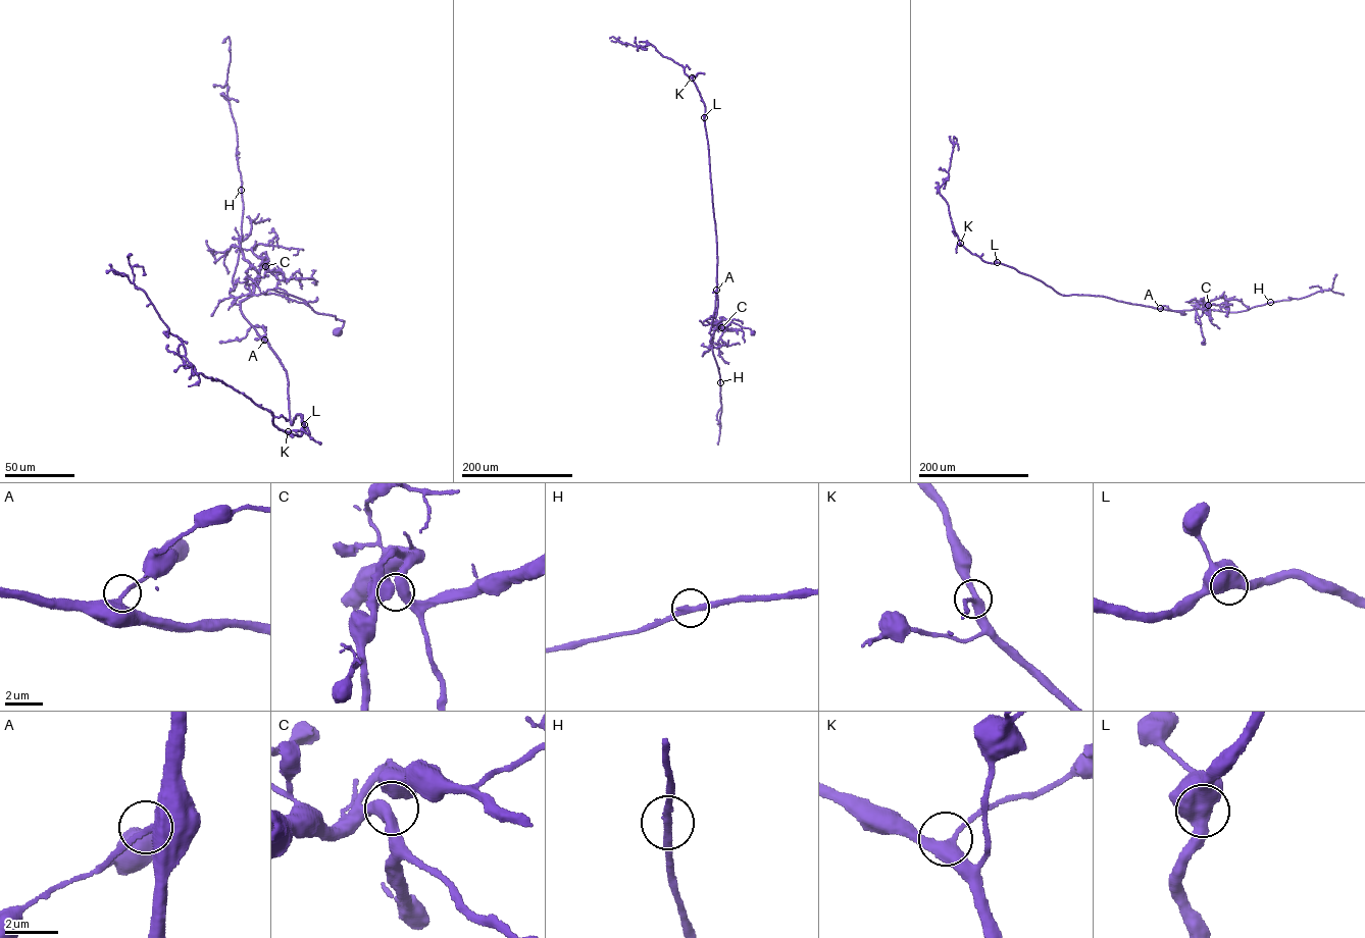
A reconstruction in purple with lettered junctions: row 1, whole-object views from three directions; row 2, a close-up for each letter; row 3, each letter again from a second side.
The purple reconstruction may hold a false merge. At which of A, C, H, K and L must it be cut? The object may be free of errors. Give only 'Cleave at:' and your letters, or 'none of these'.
Cleave at: none of these

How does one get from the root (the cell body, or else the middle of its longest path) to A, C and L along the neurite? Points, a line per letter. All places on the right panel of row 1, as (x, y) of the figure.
A: (1203, 344), (1200, 320), (1194, 307), (1198, 307), (1178, 311), (1160, 308)
C: (1203, 344), (1200, 320), (1194, 307), (1208, 305)
L: (1203, 344), (1200, 320), (1194, 307), (1198, 307), (1169, 310), (1100, 296), (1064, 296), (1031, 276), (997, 262)

